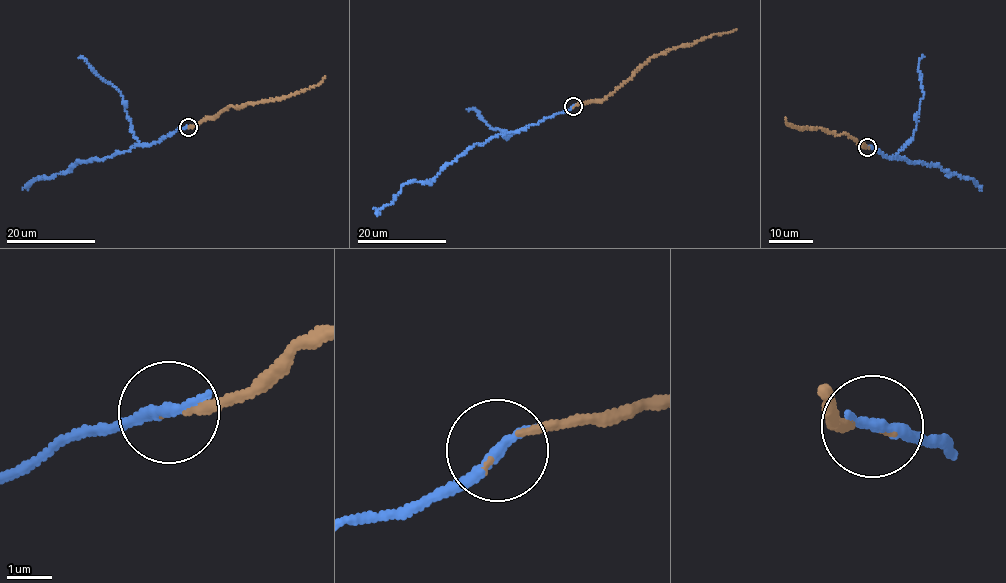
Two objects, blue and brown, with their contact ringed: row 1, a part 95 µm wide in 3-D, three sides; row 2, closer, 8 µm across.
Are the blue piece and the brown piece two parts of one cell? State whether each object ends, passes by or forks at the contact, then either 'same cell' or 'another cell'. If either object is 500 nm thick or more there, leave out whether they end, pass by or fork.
blue passes by; brown ends; same cell

